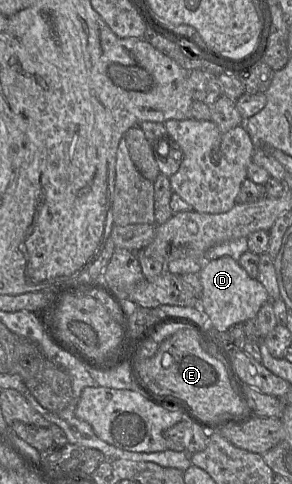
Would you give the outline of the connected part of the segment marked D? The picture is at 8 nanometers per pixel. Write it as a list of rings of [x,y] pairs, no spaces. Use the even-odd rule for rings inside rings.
[[[230,256],[204,261],[198,276],[202,285],[198,305],[207,317],[207,326],[217,331],[225,331],[237,323],[255,319],[262,305],[271,300],[265,287],[251,278]]]

